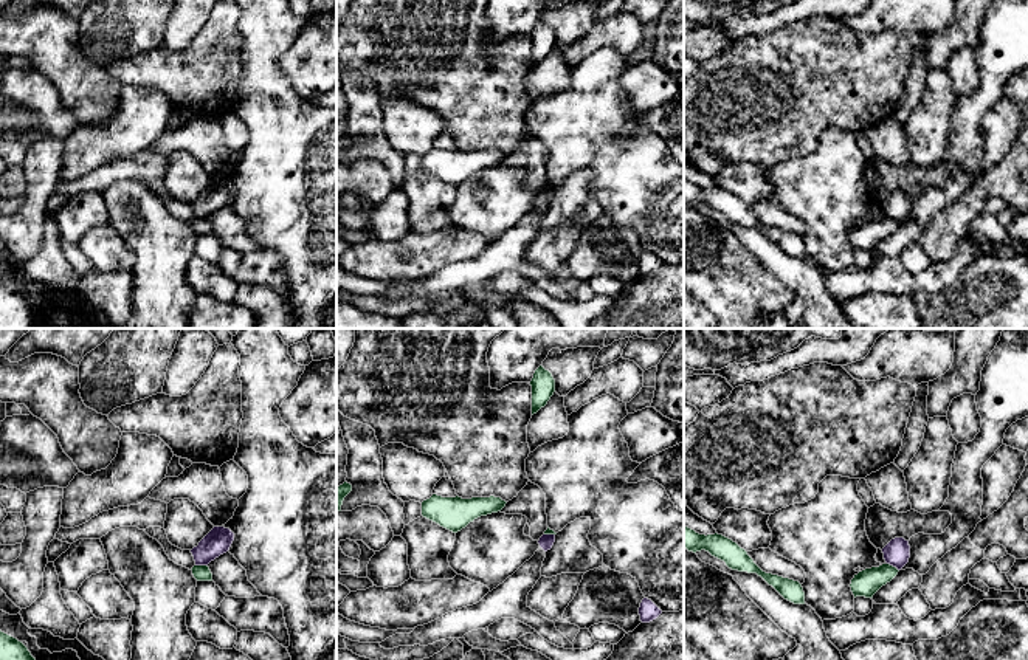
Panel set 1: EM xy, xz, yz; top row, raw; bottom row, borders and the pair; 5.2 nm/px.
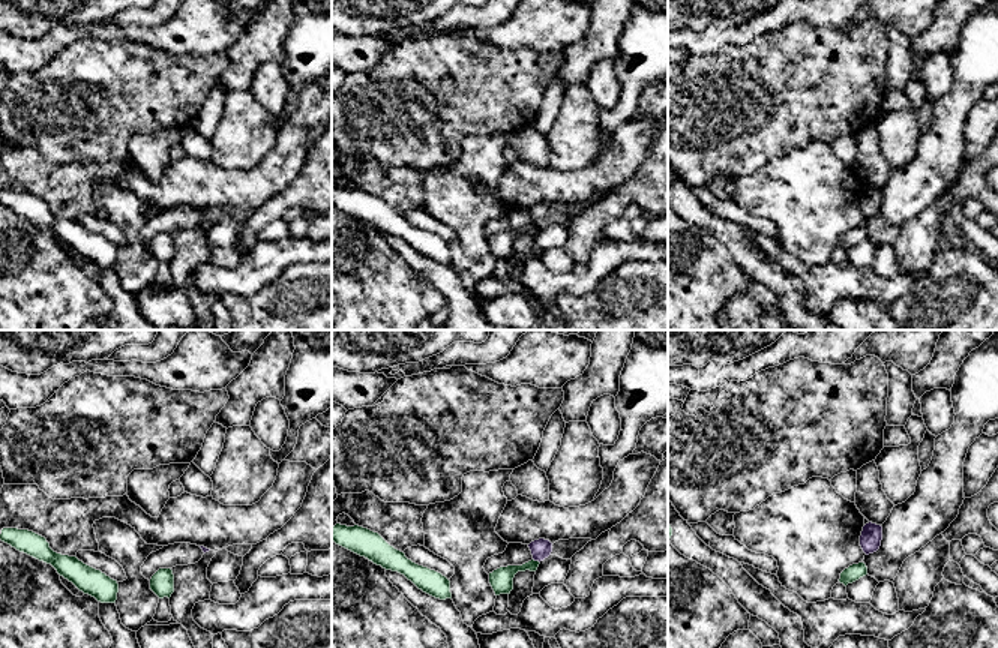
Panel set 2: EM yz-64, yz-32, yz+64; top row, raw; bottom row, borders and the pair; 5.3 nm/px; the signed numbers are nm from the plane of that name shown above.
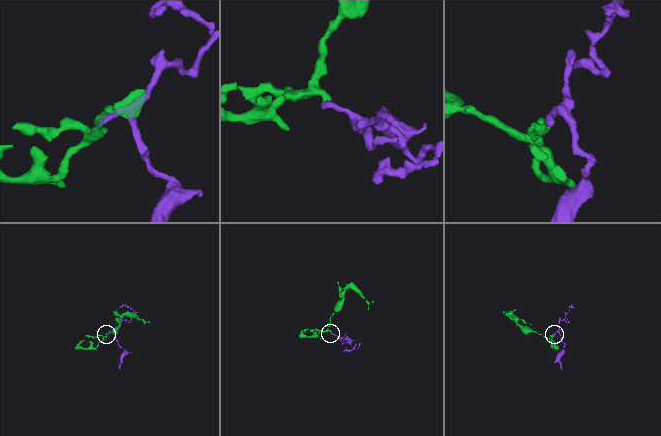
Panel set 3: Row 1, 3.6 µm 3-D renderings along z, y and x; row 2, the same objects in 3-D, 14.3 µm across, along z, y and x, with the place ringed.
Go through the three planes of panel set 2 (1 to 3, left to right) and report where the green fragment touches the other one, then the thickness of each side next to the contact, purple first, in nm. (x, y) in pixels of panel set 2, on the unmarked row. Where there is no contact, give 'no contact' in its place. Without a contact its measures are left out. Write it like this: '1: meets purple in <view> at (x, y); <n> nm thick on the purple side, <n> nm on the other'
1: no contact
2: meets purple in yz-32 at (536, 224); 110 nm thick on the purple side, 130 nm on the other
3: no contact

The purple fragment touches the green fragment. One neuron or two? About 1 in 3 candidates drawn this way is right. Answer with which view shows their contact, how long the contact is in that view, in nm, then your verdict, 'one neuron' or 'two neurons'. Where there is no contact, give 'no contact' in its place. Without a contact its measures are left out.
meets purple in xy; contact 60 nm long; two neurons

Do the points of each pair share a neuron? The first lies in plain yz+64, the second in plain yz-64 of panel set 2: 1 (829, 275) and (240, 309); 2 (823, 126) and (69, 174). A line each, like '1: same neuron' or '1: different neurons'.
1: different neurons
2: different neurons

